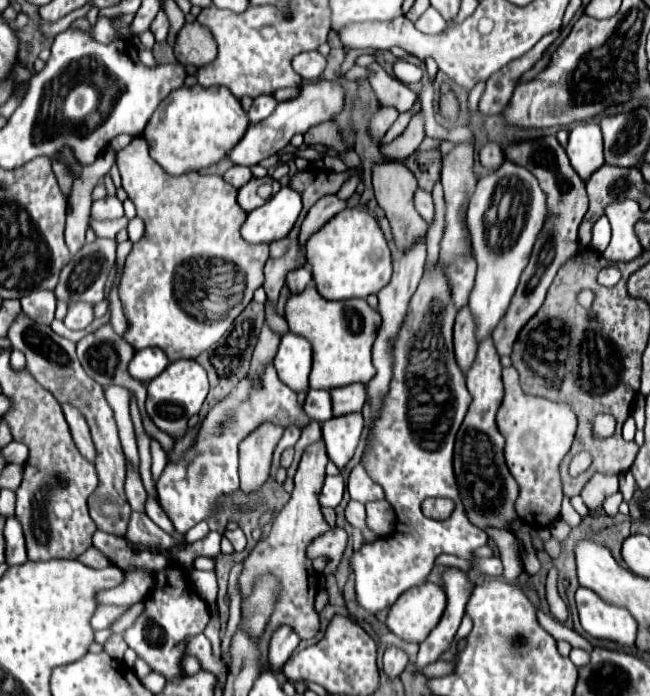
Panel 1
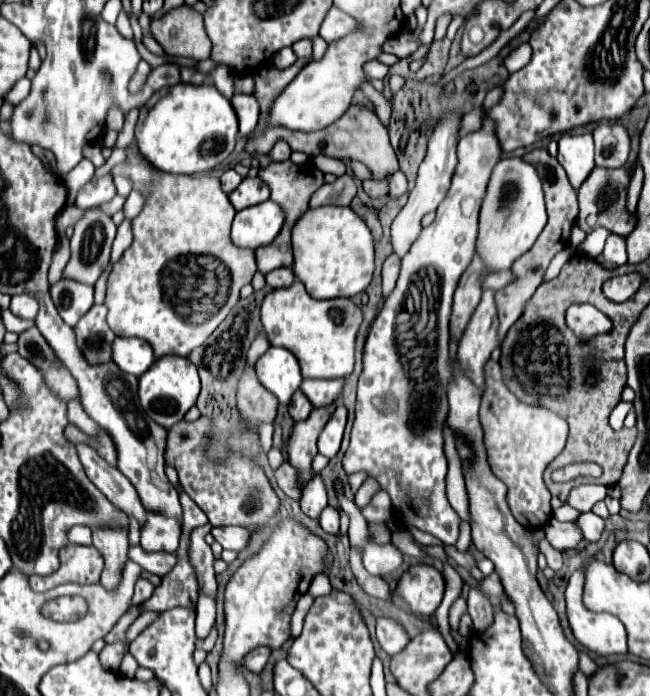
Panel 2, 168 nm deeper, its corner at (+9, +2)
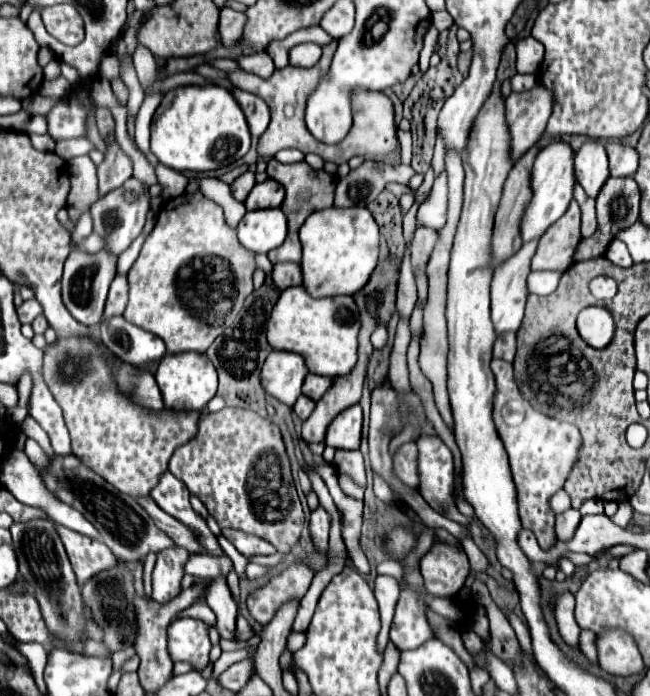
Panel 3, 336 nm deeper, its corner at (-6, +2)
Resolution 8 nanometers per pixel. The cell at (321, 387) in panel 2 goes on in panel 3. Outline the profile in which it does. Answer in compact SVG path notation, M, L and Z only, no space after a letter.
M307 375L307 381L303 383L303 395L311 397L313 401L319 401L329 389L333 387L333 377L323 377L323 375Z

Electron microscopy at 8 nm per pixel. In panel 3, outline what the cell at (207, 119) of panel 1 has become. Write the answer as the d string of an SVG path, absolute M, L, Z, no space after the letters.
M185 85L165 93L151 123L151 151L175 171L215 171L239 161L251 145L247 119L235 97L217 85Z

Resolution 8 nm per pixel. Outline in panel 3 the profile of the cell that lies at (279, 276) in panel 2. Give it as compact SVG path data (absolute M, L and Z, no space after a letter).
M281 263L273 265L273 281L283 291L287 287L295 287L303 283L303 273L297 263Z

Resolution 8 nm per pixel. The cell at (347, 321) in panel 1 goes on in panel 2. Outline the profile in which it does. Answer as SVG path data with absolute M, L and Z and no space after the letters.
M300 281L270 291L260 309L262 327L272 347L284 347L298 359L302 377L344 379L354 369L354 341L362 323L362 311L350 299L312 299Z

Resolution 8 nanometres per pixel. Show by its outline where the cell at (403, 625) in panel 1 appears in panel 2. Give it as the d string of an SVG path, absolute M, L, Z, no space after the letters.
M414 565L400 577L398 593L410 603L414 613L432 615L444 595L444 577L432 565Z

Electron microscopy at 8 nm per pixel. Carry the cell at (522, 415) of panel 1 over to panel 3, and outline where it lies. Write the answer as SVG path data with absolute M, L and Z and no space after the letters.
M493 359L491 369L495 373L495 383L497 383L493 419L497 433L507 449L513 481L519 491L519 517L523 521L523 527L535 533L539 545L543 549L549 549L557 539L553 531L555 513L549 505L549 499L559 489L563 489L565 479L573 463L577 461L581 435L573 423L547 417L531 407L531 403L519 393L519 387L513 379L511 363L503 359Z

